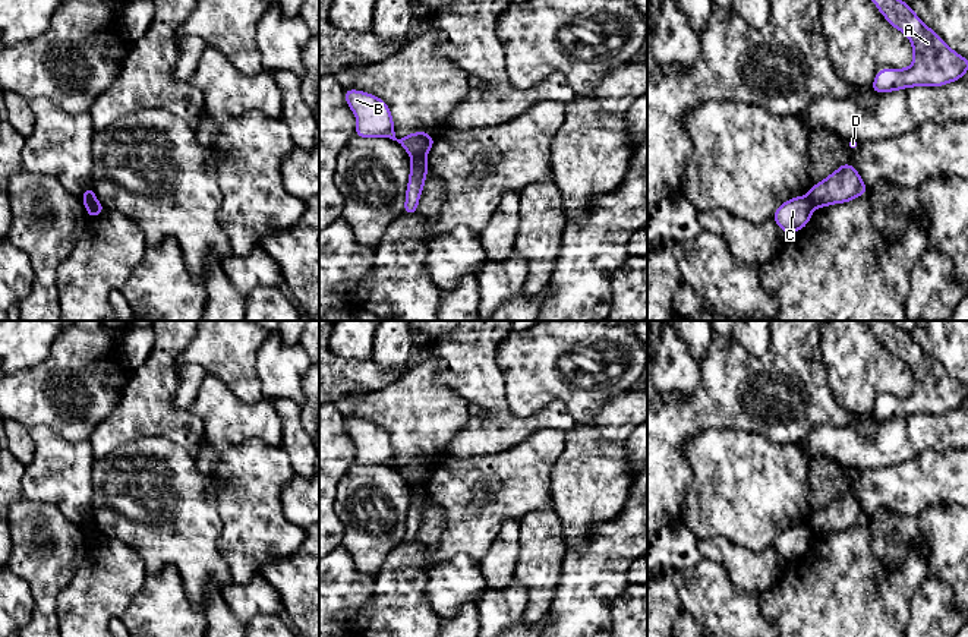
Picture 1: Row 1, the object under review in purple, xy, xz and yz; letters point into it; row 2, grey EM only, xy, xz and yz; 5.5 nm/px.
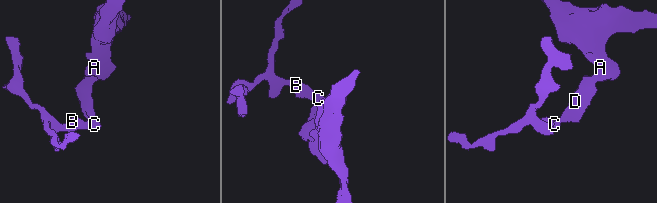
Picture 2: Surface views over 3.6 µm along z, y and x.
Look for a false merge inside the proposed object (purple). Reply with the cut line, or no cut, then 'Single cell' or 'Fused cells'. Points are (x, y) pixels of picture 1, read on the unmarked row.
Split along xz (412, 483), (423, 486). Fused cells

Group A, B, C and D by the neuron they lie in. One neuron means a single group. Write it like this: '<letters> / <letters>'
A D / B C

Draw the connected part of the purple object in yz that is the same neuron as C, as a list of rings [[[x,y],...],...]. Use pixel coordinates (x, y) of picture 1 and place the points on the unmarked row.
[[[797,524],[782,532],[772,546],[786,561],[795,561],[804,556],[811,546],[814,537],[813,530],[808,524]]]

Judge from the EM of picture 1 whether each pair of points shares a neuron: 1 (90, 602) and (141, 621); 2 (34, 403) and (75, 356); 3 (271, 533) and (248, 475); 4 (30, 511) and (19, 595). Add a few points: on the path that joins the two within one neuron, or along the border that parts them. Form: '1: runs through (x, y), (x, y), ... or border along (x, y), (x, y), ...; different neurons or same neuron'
1: border along (142, 586), (120, 618); different neurons
2: runs through (41, 391), (63, 368); same neuron
3: runs through (257, 519), (251, 513), (248, 489); same neuron
4: border along (15, 573), (30, 586), (32, 596), (31, 611); different neurons

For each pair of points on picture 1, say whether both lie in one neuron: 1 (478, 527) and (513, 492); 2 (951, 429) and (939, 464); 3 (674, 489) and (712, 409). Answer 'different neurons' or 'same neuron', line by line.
1: same neuron
2: different neurons
3: same neuron

